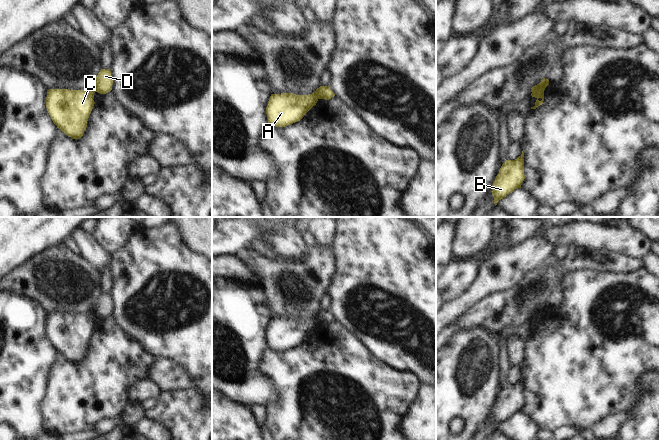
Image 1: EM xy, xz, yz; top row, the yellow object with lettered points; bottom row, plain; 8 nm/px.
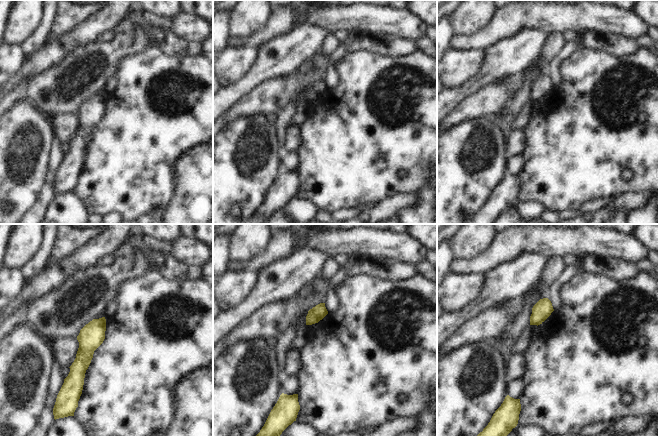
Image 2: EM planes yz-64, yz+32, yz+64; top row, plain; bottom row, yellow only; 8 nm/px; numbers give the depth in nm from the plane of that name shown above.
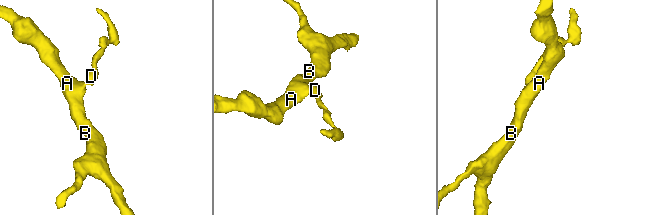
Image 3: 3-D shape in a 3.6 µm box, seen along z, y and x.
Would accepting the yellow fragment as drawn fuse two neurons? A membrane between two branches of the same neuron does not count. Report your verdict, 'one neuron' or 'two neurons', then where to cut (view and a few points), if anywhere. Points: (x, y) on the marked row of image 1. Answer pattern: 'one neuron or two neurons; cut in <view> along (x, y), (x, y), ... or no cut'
two neurons; cut in yz along (544, 88), (532, 93)

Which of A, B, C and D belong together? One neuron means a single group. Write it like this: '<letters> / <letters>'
A B C / D

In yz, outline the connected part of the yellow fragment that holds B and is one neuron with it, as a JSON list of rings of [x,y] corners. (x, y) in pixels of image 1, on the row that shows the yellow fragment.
[[[524,152],[515,160],[506,160],[492,185],[494,204],[512,193],[515,189],[521,188],[525,179],[524,175]]]

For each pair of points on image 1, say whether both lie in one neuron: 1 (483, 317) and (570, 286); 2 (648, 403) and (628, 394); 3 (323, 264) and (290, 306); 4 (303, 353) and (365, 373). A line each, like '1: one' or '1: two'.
1: two
2: two
3: one
4: one

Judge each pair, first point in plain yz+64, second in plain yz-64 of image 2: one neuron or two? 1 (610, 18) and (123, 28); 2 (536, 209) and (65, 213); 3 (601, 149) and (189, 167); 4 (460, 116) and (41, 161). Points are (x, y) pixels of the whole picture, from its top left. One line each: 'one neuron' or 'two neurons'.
1: two neurons
2: one neuron
3: two neurons
4: two neurons

